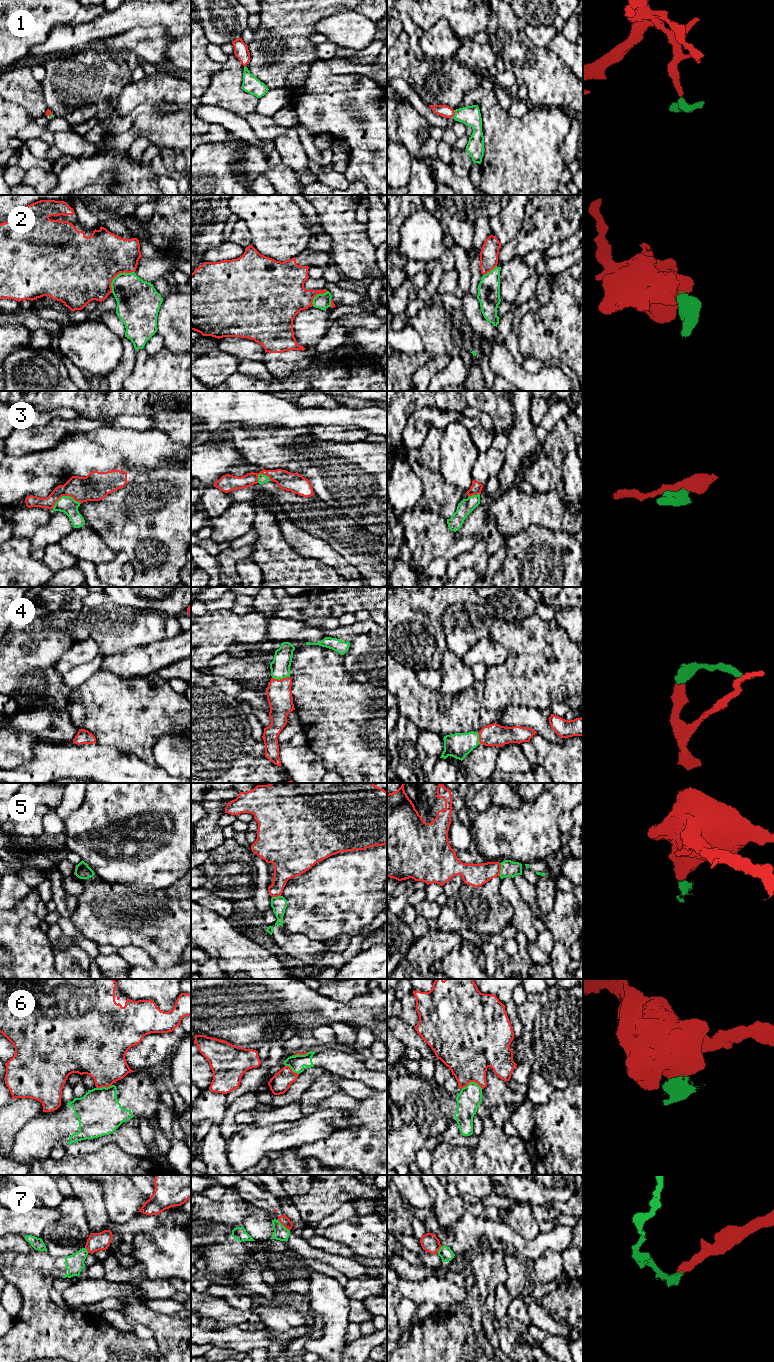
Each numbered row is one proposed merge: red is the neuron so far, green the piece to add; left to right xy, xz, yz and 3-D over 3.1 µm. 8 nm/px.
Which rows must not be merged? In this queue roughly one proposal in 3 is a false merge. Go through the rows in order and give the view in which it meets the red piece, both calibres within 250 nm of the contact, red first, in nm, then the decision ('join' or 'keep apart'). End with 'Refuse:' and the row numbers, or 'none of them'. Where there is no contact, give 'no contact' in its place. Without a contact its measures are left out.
1: meets red in yz; 100 nm thick on the red side, 160 nm on the other; join
2: meets red in xy; 460 nm thick on the red side, 300 nm on the other; keep apart
3: meets red in xy; 220 nm thick on the red side, 140 nm on the other; keep apart
4: meets red in xz; 200 nm thick on the red side, 160 nm on the other; join
5: meets red in yz; 180 nm thick on the red side, 130 nm on the other; keep apart
6: meets red in yz; 420 nm thick on the red side, 190 nm on the other; keep apart
7: meets red in xz; 80 nm thick on the red side, 110 nm on the other; keep apart
Refuse: 2, 3, 5, 6, 7

